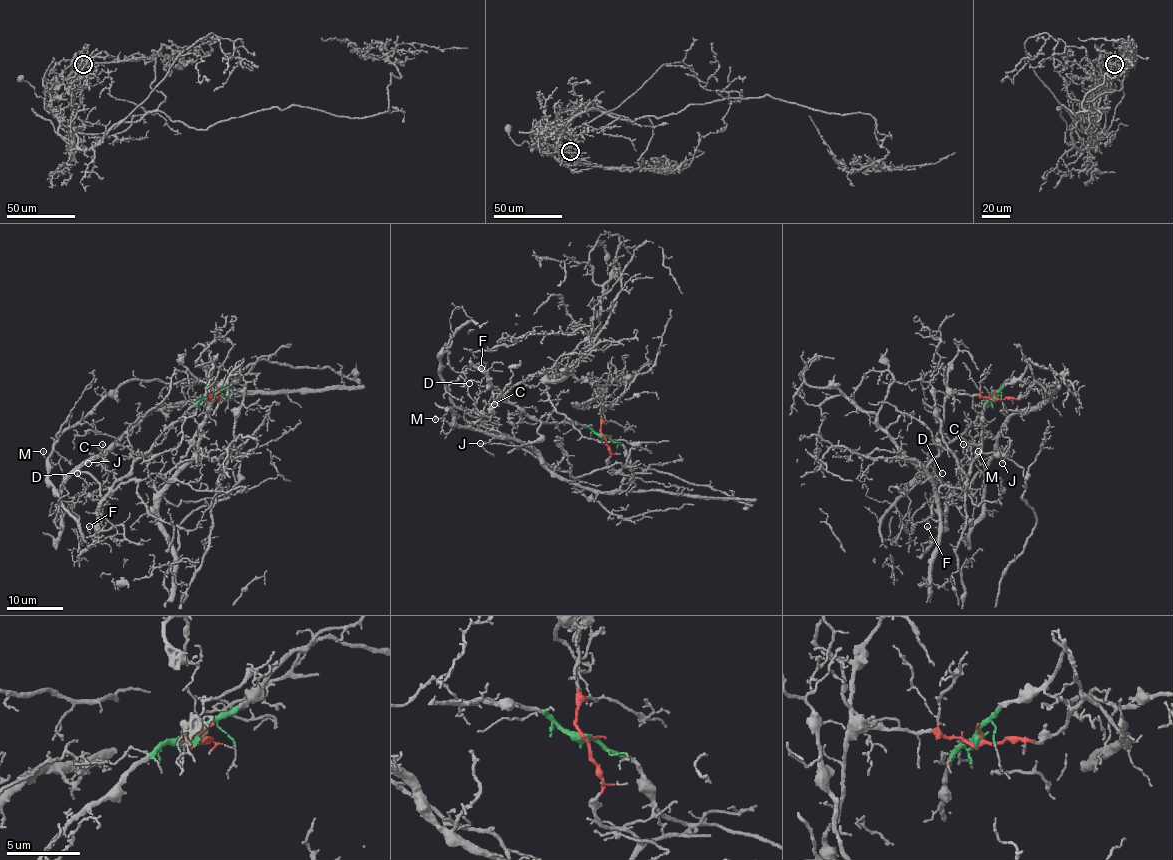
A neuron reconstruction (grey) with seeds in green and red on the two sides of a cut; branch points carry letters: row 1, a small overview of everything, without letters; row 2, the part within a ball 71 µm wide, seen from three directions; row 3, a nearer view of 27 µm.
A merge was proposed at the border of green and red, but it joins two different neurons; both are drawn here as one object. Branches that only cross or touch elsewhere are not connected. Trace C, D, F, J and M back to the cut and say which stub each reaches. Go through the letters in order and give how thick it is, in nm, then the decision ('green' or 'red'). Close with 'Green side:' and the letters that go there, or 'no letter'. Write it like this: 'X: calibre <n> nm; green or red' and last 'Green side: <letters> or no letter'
C: calibre 110 nm; green
D: calibre 130 nm; red
F: calibre 130 nm; green
J: calibre 120 nm; red
M: calibre 150 nm; red
Green side: C, F

